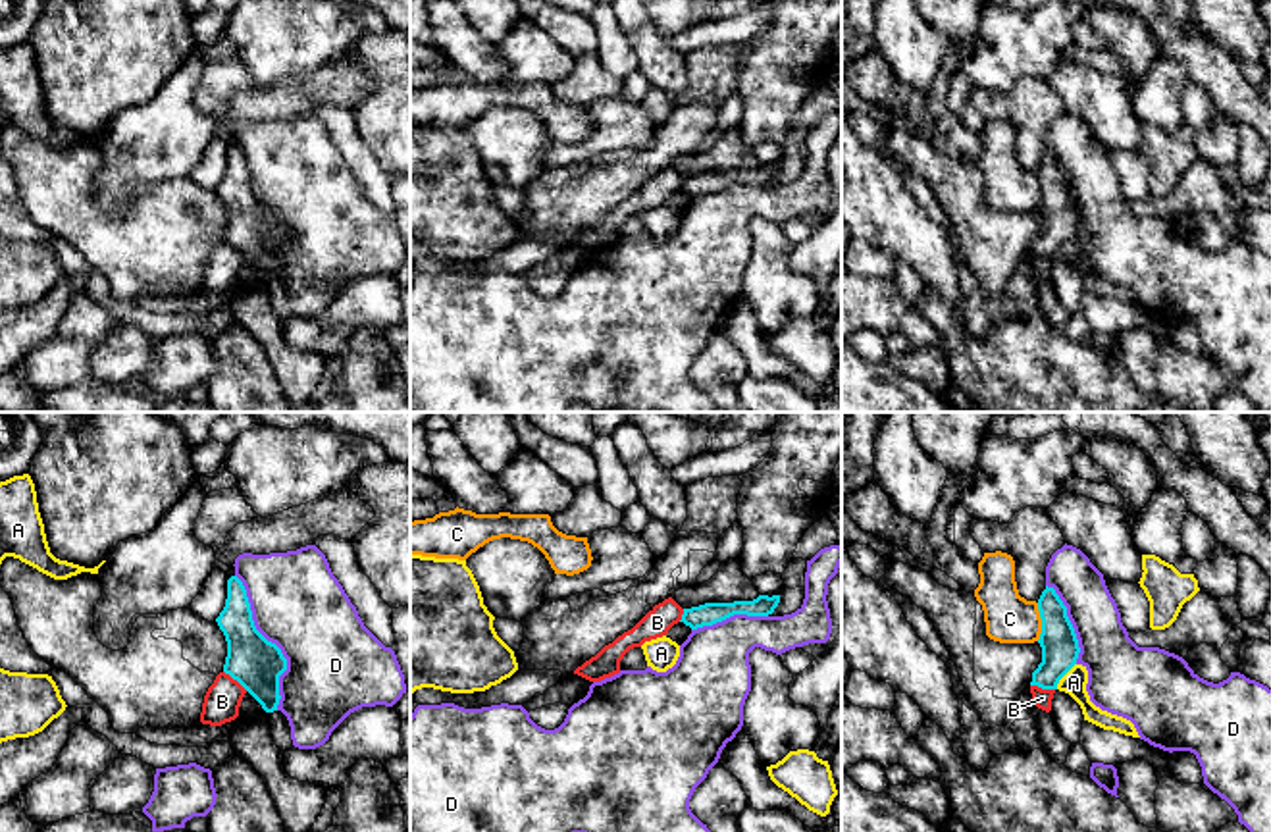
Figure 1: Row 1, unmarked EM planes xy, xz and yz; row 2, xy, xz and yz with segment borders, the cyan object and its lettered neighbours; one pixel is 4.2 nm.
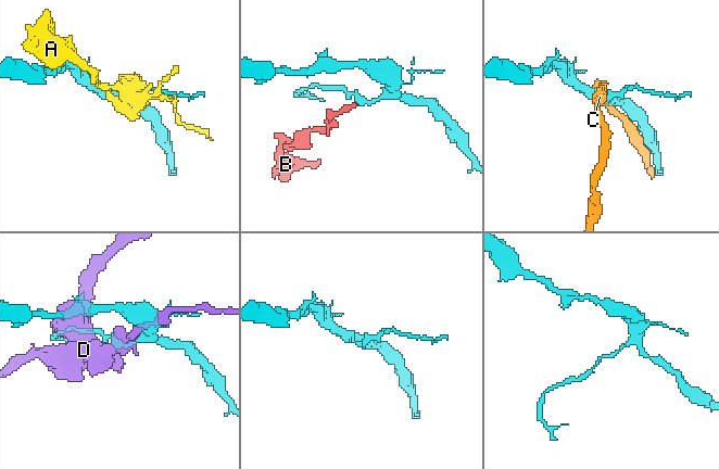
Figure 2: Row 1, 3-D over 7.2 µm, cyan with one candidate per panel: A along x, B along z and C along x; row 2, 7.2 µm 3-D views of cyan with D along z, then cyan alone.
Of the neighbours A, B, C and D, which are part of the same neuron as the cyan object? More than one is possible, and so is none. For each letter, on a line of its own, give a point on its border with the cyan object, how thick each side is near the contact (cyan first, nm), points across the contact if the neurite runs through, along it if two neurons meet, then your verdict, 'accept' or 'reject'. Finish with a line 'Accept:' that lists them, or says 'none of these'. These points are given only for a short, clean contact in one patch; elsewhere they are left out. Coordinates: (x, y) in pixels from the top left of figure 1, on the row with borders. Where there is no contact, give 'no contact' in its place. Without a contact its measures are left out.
A: contact yz (1063, 675); calibres 160 and 100 nm; reject
B: contact yz (1042, 688); calibres 160 and 80 nm; border yz (1031, 684), (1054, 690); reject
C: contact yz (1042, 623); calibres 160 and 200 nm; reject
D: contact xy (270, 642); calibres 220 and 380 nm; reject
Accept: none of these

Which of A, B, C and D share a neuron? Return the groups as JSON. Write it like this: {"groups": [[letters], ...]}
{"groups": [["A"], ["B"], ["C"], ["D"]]}

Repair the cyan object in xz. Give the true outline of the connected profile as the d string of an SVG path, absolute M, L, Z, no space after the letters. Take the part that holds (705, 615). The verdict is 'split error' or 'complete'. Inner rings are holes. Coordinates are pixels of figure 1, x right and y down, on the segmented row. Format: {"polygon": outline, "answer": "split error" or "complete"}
{"polygon": "M759 595L753 601L734 601L734 603L705 603L699 607L684 609L682 620L691 630L713 626L734 614L747 616L768 616L780 603L780 595Z", "answer": "complete"}

